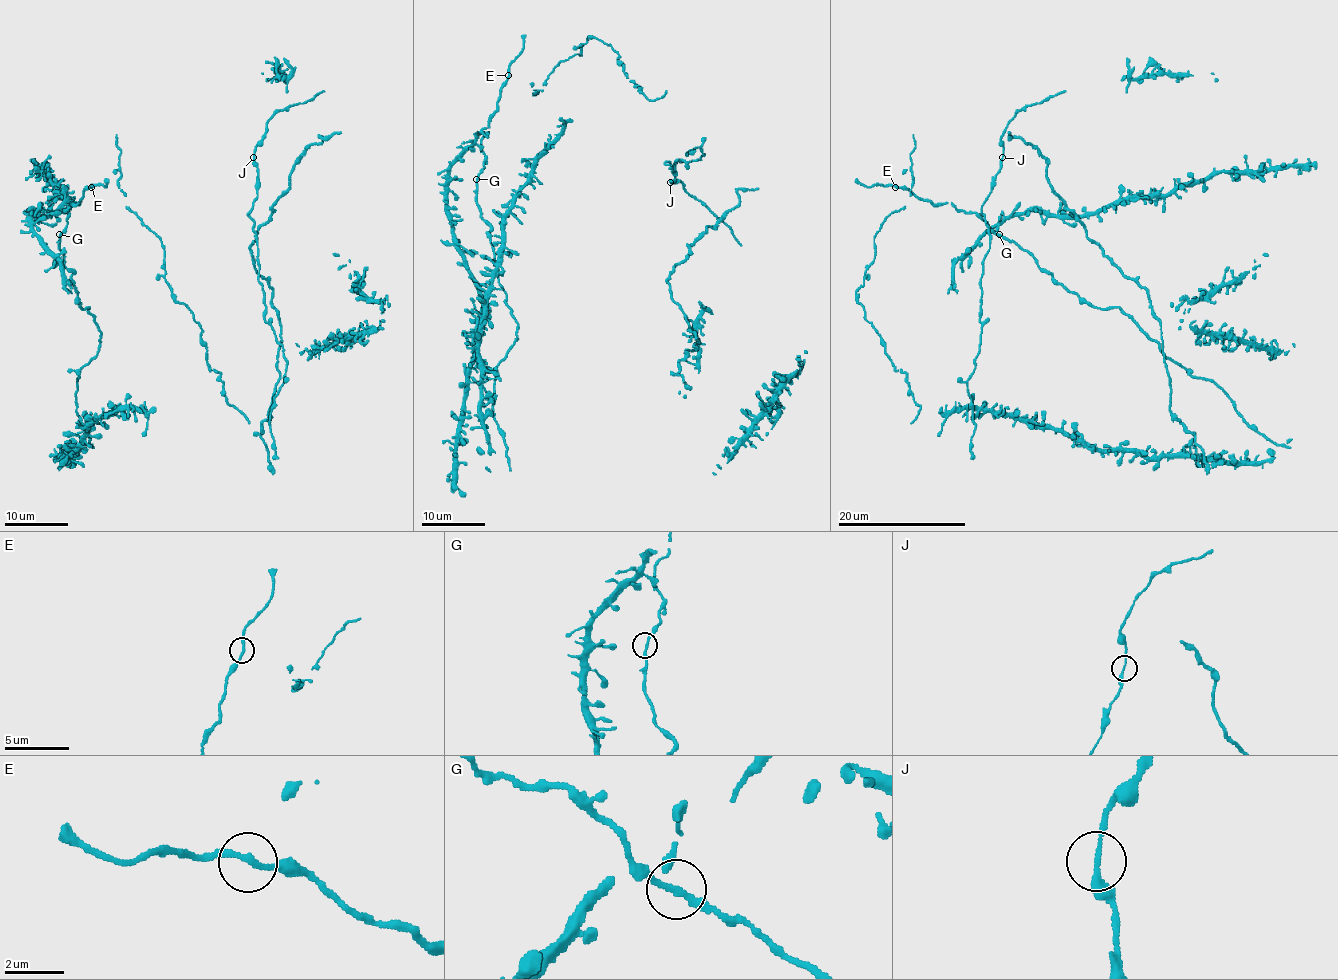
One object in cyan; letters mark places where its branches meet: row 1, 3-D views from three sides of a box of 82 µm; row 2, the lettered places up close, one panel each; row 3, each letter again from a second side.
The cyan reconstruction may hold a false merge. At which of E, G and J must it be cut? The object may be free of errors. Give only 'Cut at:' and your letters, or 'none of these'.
Cut at: none of these

